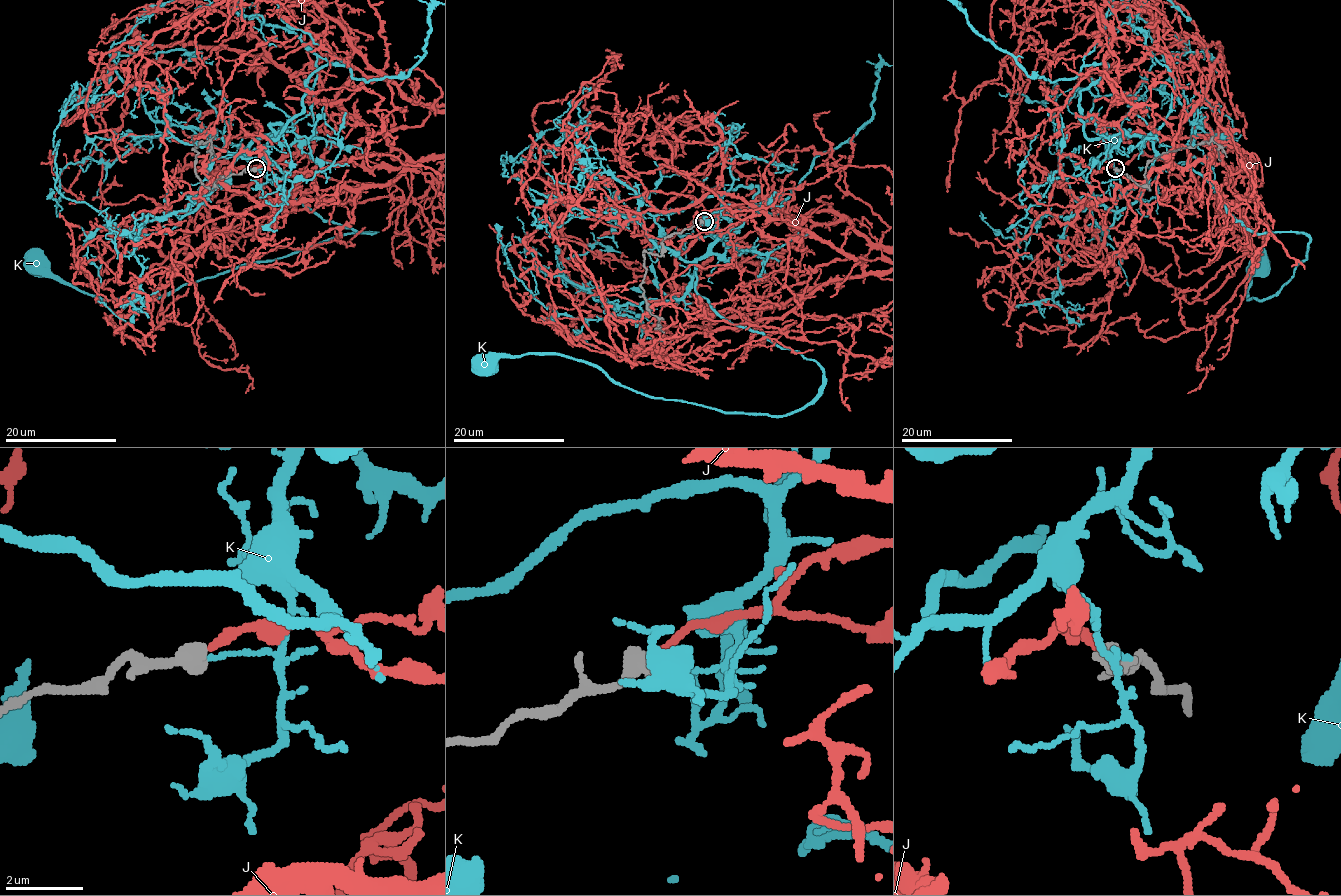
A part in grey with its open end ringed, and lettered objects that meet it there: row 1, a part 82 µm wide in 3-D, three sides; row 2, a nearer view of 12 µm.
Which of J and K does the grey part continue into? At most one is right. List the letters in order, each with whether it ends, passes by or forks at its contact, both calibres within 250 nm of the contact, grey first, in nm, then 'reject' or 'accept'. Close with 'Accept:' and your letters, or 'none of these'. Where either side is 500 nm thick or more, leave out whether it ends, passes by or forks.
J: calibres 500 and 240 nm; accept
K: it ends; calibres 440 and 100 nm; reject
Accept: J

